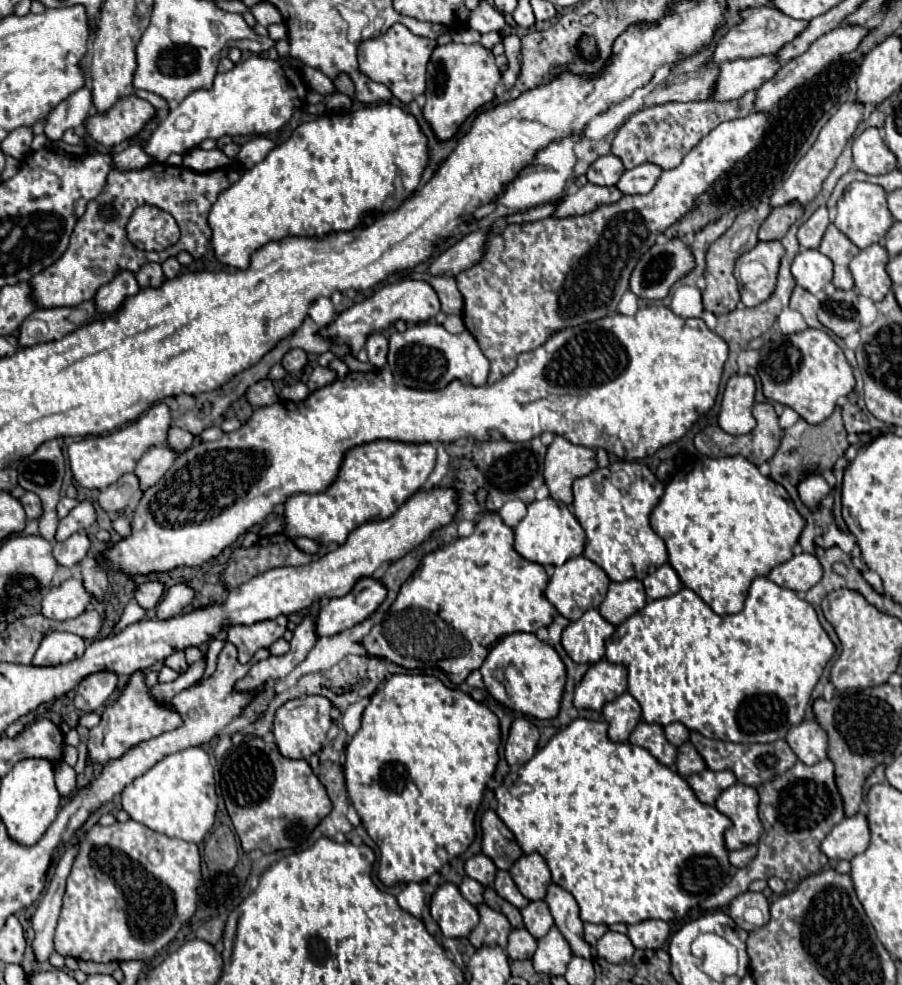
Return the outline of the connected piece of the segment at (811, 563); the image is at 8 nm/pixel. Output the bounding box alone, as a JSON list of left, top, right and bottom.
[768,553,822,593]

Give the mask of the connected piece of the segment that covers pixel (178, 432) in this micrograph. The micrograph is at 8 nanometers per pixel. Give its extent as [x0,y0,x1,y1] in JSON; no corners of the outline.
[168,427,194,453]

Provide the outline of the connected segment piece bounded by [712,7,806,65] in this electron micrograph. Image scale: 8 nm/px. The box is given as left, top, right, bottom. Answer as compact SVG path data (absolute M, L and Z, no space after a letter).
M750 7L750 9L742 9L740 15L742 15L742 21L738 25L730 27L728 33L722 35L714 47L712 61L716 65L734 61L734 59L754 59L758 55L772 55L782 45L792 41L806 27L806 21L790 19L788 15L782 15L774 7Z

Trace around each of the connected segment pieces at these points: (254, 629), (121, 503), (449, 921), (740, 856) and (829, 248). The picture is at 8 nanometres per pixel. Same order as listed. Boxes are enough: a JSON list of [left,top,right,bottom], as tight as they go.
[[226,615,288,663],[98,473,142,511],[430,883,478,937],[730,845,756,869],[818,225,858,291]]

